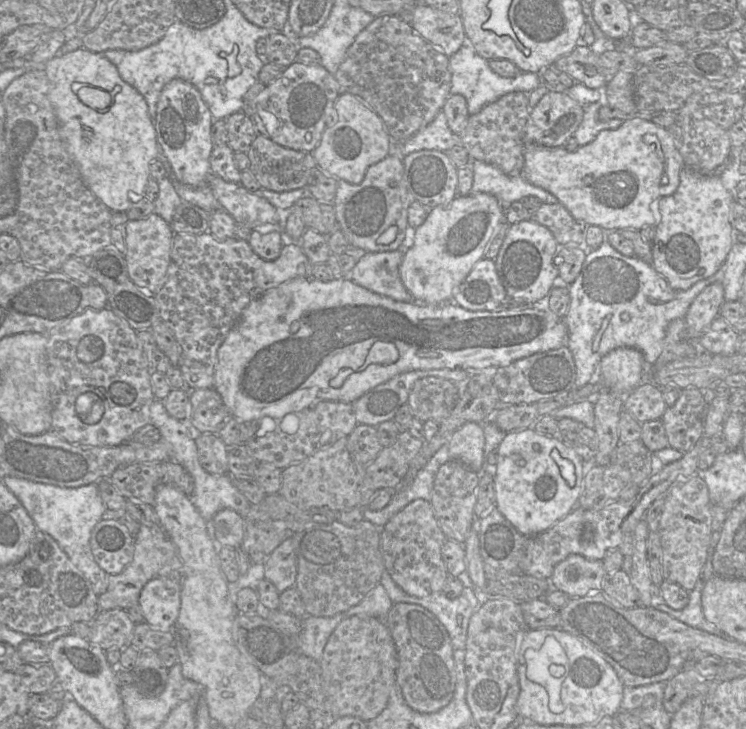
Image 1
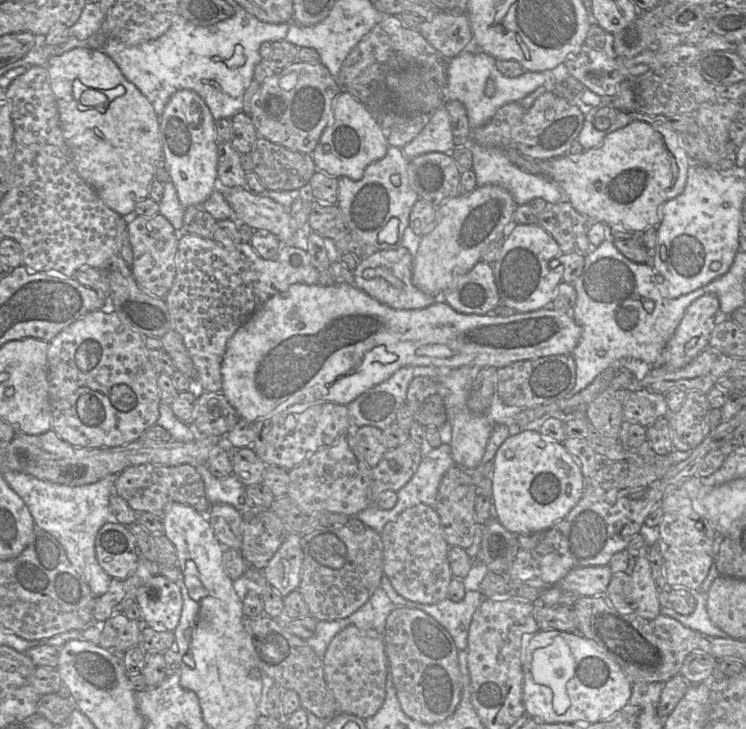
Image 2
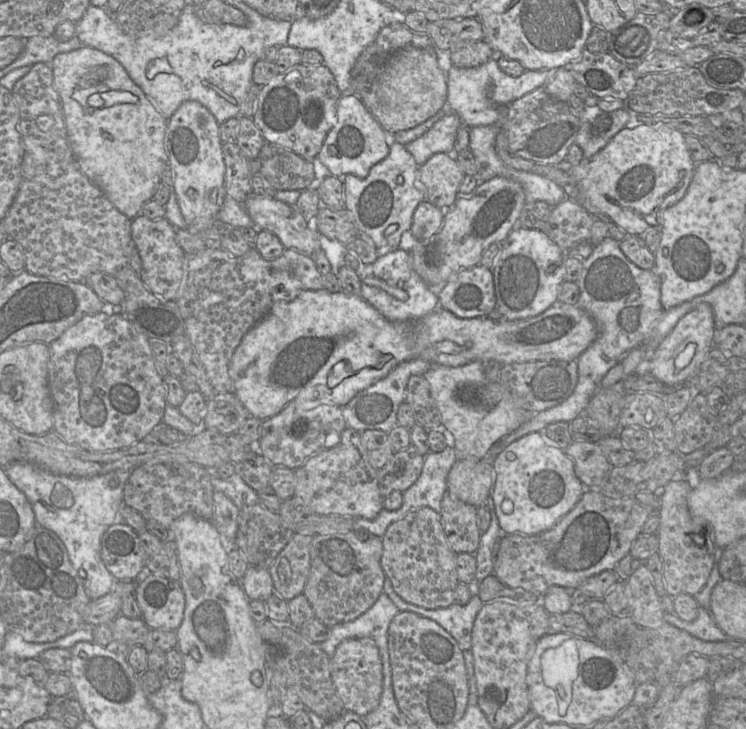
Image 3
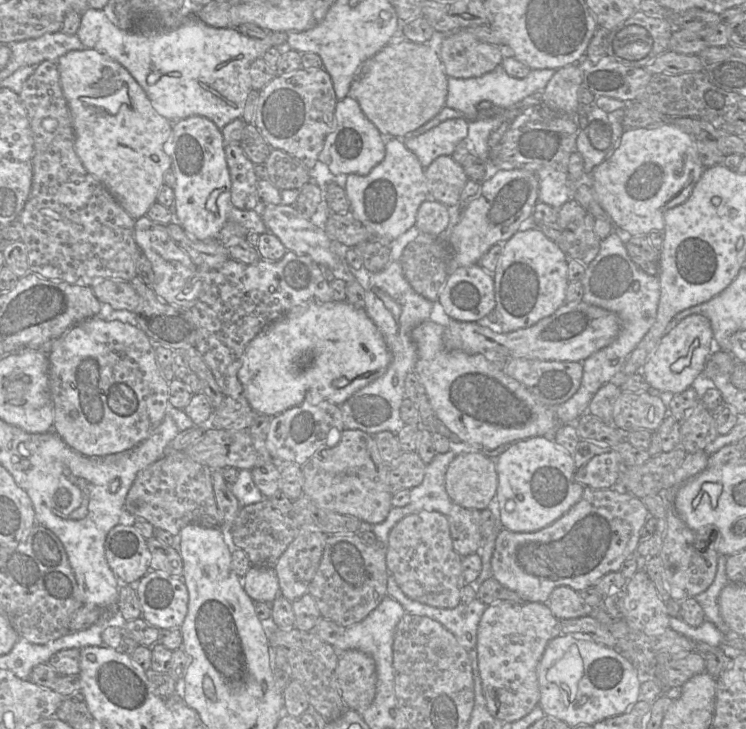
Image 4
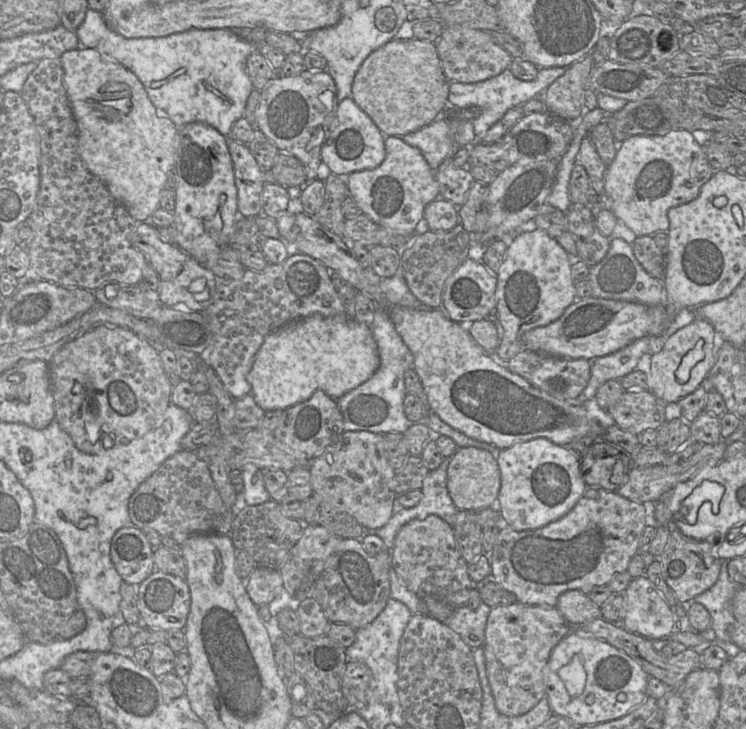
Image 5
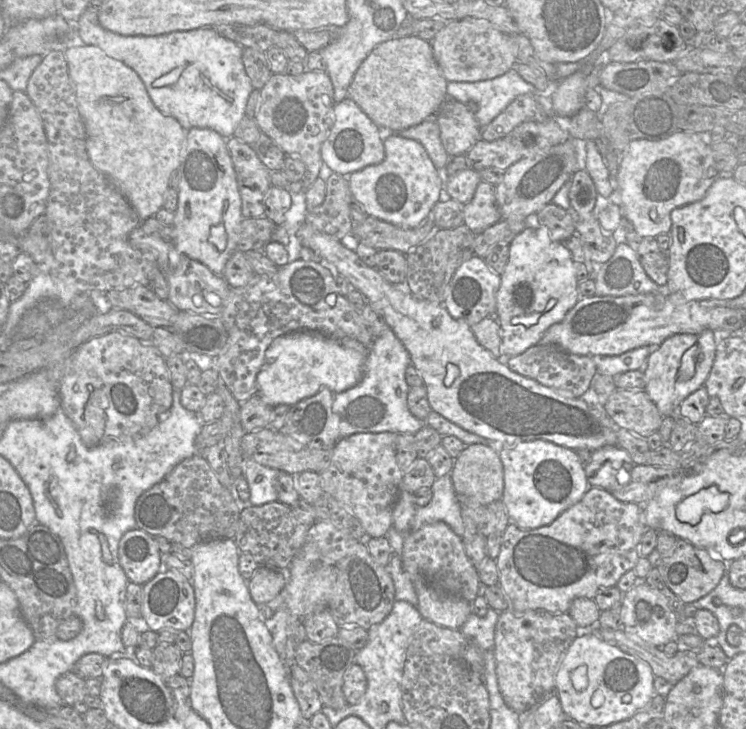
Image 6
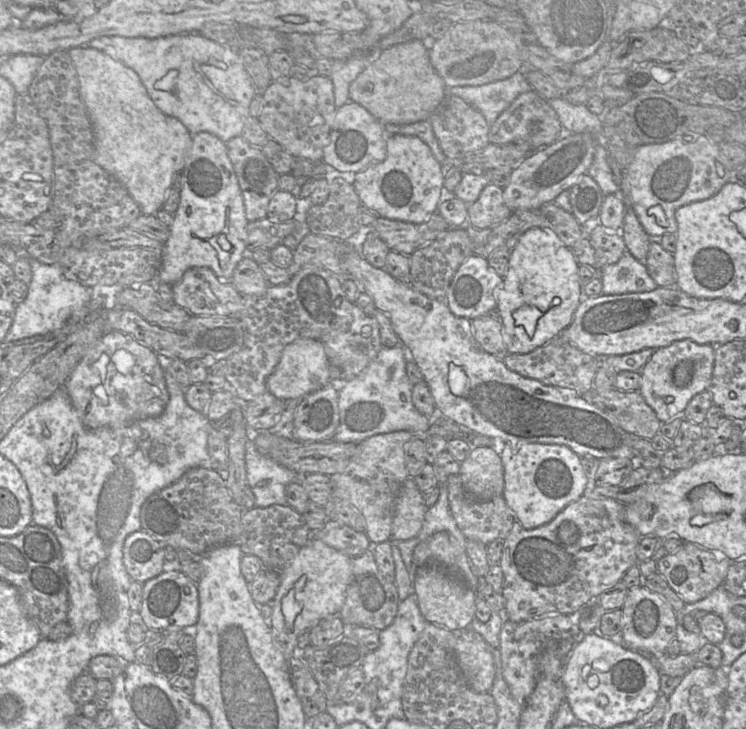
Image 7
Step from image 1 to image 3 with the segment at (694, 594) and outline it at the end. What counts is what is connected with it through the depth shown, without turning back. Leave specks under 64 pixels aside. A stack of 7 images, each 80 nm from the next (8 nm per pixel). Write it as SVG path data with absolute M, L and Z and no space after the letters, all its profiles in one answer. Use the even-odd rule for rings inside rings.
M699 607L698 617L692 621L687 622L679 618L675 613L664 613L664 621L687 631L691 635L704 641L726 641L729 636L716 624L711 612L705 608Z

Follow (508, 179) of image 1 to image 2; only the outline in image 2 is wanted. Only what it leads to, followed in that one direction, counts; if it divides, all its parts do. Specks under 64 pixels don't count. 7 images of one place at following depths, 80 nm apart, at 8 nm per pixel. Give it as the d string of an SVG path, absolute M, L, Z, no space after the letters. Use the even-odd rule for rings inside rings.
M470 141L469 148L472 153L472 170L476 175L478 187L494 184L508 190L518 205L528 204L534 198L542 198L547 203L557 203L565 198L561 188L550 178L543 175L530 174L515 164L507 156L506 149L488 148Z

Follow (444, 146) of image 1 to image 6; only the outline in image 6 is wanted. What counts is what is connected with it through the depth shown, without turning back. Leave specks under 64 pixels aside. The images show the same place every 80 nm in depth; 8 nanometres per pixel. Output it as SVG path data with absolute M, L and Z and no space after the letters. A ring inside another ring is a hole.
M428 118L418 125L392 132L391 135L420 142L427 151L434 166L438 170L444 171L450 156L441 142L440 128L435 118Z

